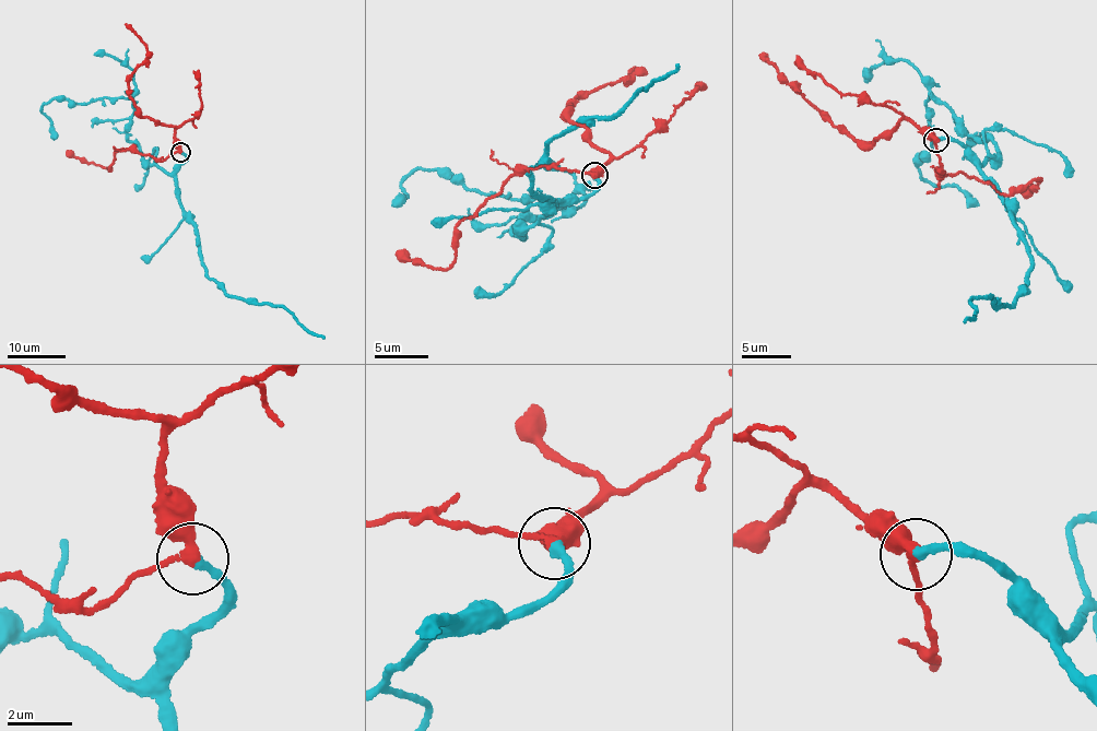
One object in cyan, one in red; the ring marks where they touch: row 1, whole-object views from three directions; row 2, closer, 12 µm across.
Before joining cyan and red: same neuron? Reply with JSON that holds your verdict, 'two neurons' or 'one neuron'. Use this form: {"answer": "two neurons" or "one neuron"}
{"answer": "one neuron"}

